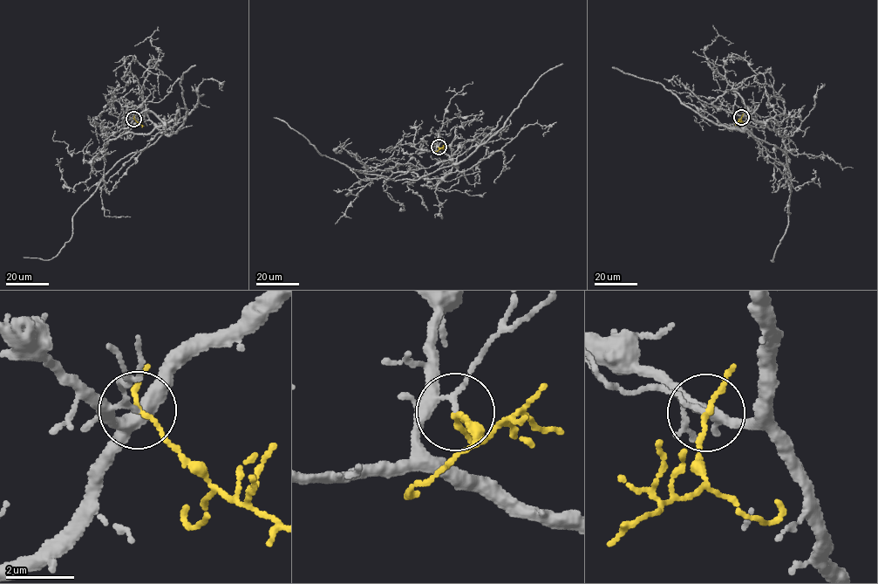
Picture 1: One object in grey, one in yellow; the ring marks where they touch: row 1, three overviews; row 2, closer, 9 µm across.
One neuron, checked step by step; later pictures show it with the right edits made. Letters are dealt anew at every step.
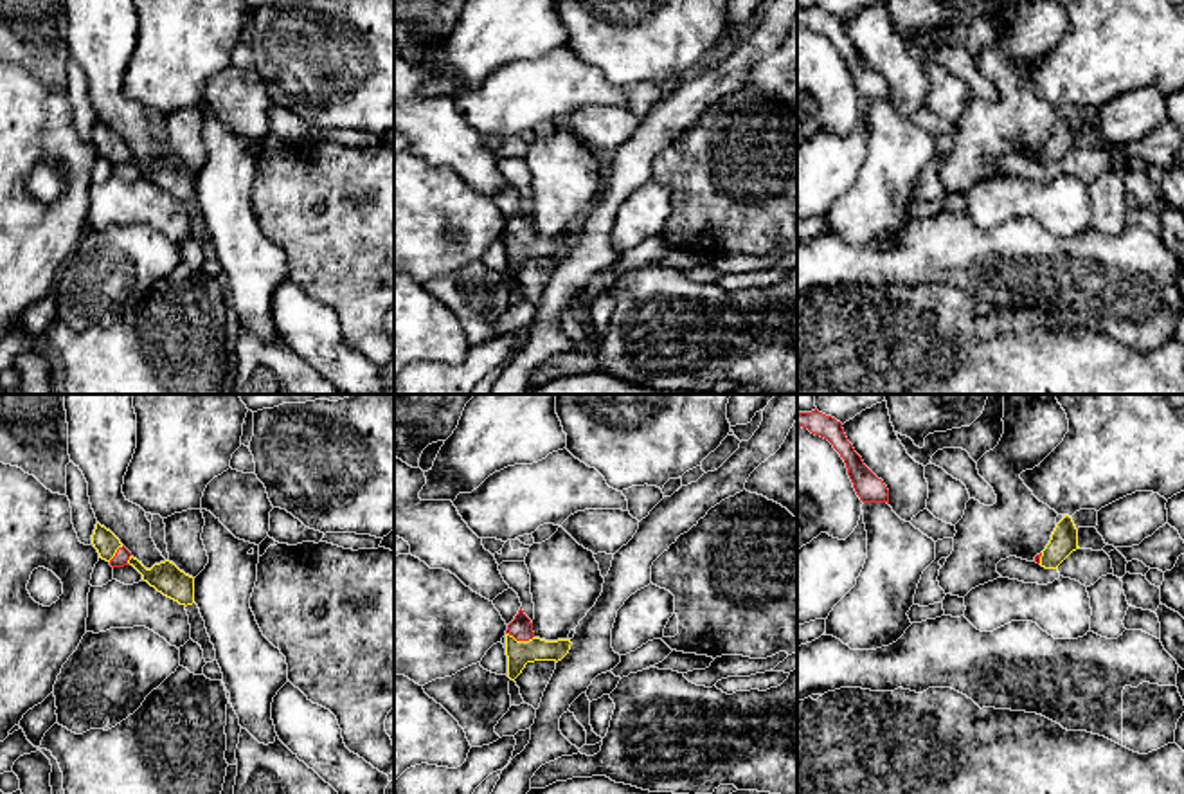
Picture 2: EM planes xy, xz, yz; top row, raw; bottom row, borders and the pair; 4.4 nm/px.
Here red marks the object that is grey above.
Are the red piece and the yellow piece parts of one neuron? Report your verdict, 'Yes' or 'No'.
Yes

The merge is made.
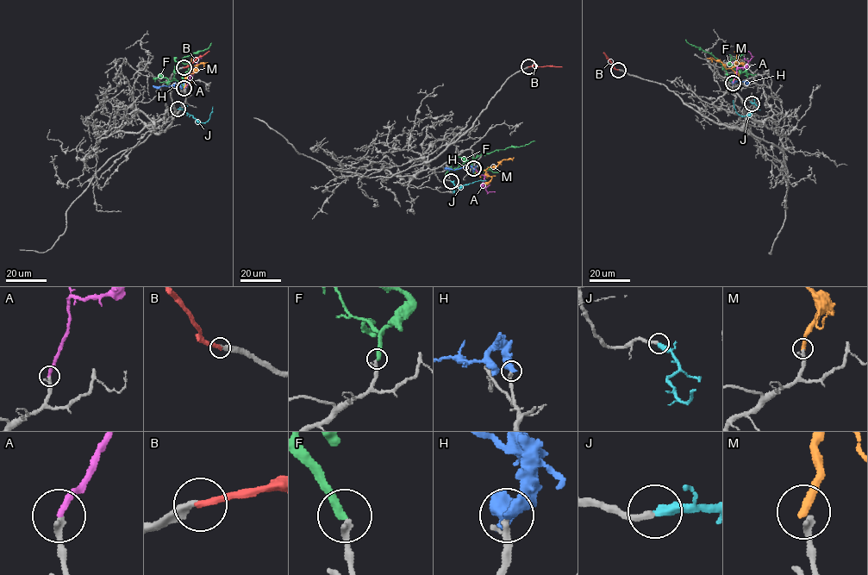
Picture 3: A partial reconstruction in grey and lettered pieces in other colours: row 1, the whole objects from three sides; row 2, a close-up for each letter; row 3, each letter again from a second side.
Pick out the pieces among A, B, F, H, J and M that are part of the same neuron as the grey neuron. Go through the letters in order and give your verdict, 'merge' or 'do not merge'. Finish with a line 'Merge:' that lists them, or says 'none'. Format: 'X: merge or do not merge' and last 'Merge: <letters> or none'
A: merge
B: do not merge
F: do not merge
H: do not merge
J: merge
M: do not merge
Merge: A, J

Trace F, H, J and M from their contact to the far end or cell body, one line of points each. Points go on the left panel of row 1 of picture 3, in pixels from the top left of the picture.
F: (184, 88), (174, 77), (175, 65), (184, 57), (208, 49), (211, 43)
H: (184, 88), (182, 84), (178, 86), (152, 85)
J: (177, 109), (184, 109), (197, 122), (204, 122), (209, 117), (212, 106)
M: (184, 88), (190, 73), (197, 70), (198, 64), (208, 62)

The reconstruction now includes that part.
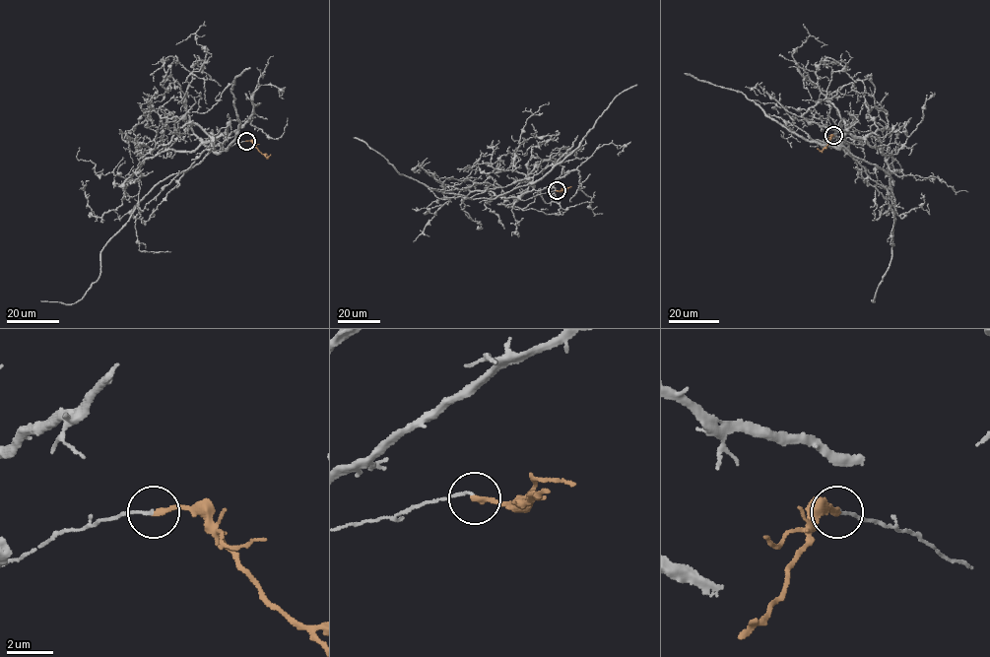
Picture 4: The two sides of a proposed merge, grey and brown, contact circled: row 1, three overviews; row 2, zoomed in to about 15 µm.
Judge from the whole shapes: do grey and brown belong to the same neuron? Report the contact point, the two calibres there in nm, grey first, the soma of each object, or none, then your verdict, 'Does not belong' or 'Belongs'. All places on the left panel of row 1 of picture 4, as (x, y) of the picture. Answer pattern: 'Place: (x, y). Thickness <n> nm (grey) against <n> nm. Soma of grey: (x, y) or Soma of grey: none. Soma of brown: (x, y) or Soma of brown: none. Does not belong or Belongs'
Place: (246, 141). Thickness 120 nm (grey) against 220 nm. Soma of grey: none. Soma of brown: none. Does not belong

